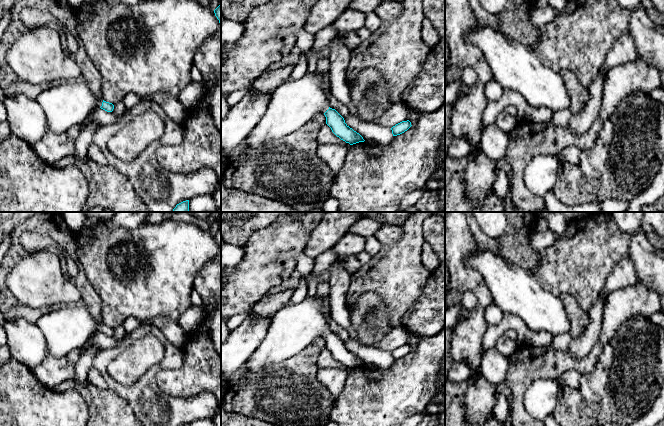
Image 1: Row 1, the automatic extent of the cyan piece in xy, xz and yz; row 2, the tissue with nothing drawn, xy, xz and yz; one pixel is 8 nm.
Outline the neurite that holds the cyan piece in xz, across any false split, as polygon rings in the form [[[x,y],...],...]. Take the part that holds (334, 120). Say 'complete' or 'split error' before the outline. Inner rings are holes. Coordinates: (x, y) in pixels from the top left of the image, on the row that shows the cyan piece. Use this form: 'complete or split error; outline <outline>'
split error; outline [[[316,71],[307,72],[303,77],[288,80],[276,88],[270,98],[267,109],[258,124],[250,134],[230,153],[228,159],[230,162],[244,164],[247,160],[247,151],[256,150],[265,142],[280,139],[290,133],[296,132],[304,126],[309,120],[319,113],[326,117],[326,124],[332,132],[341,140],[350,145],[364,142],[363,137],[350,128],[344,118],[335,110],[329,107],[327,91],[323,85],[325,78]]]

